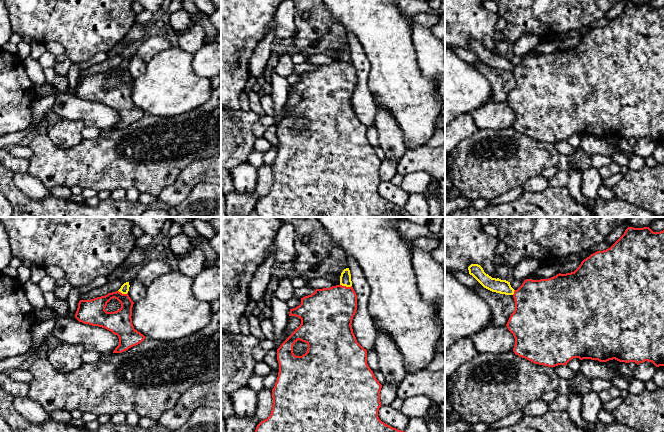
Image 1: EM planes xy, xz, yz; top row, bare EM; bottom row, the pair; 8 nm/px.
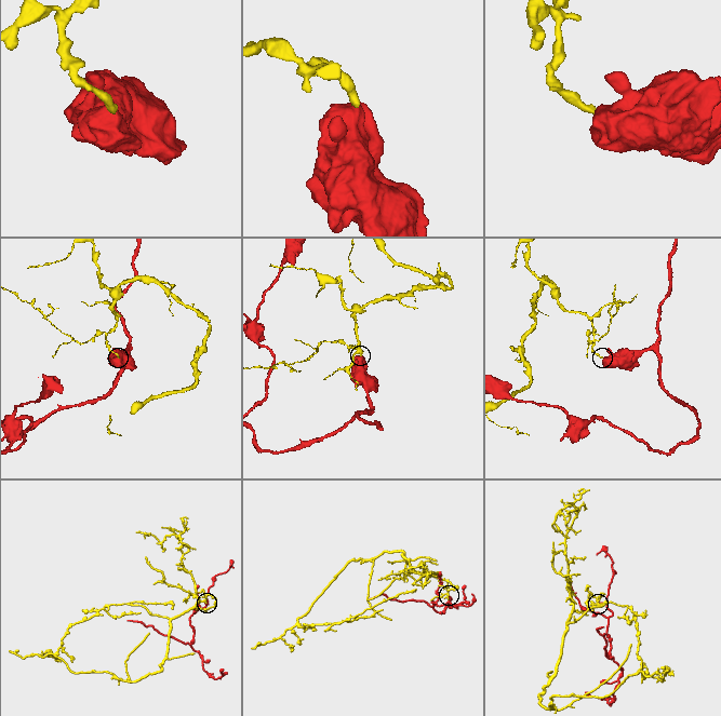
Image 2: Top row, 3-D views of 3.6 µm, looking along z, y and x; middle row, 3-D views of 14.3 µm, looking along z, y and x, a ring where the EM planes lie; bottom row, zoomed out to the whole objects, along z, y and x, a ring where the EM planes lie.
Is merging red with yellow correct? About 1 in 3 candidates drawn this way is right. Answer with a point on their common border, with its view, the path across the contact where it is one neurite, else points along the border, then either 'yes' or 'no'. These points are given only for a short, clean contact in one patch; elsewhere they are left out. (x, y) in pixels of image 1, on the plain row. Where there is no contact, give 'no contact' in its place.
xz (345, 62) | along xz (340, 60), (351, 62) | no

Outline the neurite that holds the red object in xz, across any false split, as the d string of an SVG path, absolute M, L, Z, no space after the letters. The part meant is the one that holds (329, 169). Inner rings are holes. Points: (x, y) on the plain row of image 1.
M342 61L332 62L330 64L316 65L311 71L301 74L301 80L296 84L290 85L289 92L296 92L301 95L300 102L280 121L277 125L277 136L279 139L279 148L277 157L272 165L272 187L270 192L261 197L254 210L261 217L414 217L404 207L393 204L378 193L378 187L381 183L380 167L382 161L374 152L373 147L367 140L367 126L364 125L356 116L352 105L352 95L357 86L357 71L353 63ZM298 117L305 118L308 121L307 128L302 132L296 132L293 129L293 121Z

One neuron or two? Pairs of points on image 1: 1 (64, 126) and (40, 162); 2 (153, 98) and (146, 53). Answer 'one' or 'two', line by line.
1: two
2: two

